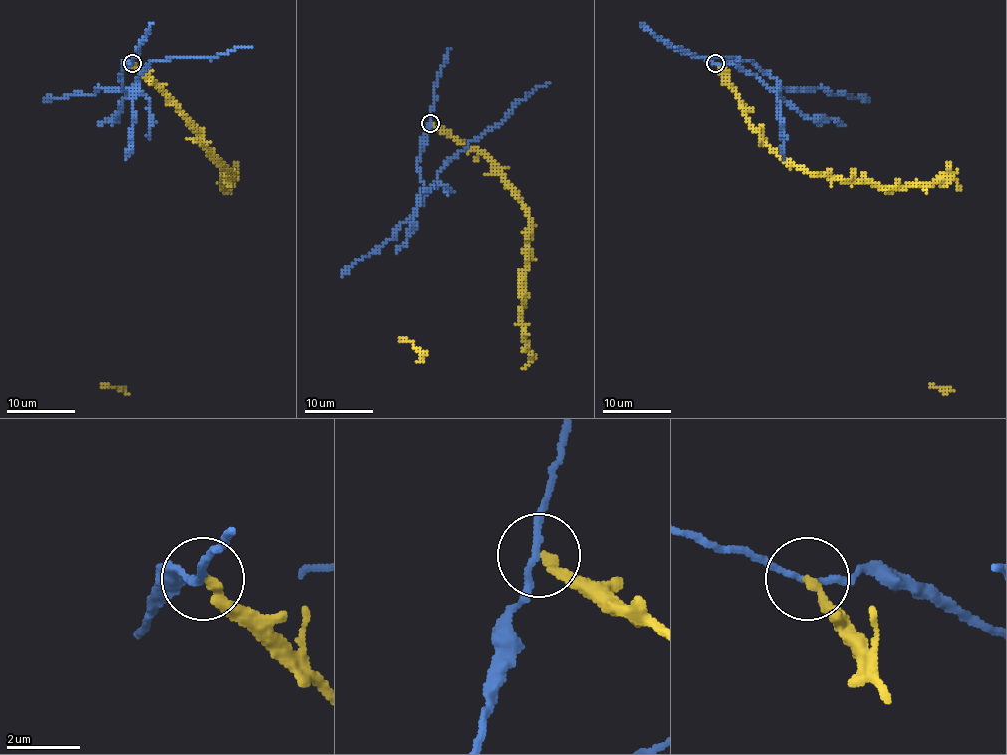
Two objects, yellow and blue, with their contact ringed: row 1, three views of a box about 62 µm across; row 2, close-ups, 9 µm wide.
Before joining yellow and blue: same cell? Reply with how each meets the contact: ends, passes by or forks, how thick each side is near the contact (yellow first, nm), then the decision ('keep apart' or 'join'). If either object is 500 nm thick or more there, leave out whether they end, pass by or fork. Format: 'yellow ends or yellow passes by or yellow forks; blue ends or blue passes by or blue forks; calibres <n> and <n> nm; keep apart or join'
yellow ends; blue passes by; calibres 280 and 170 nm; keep apart

